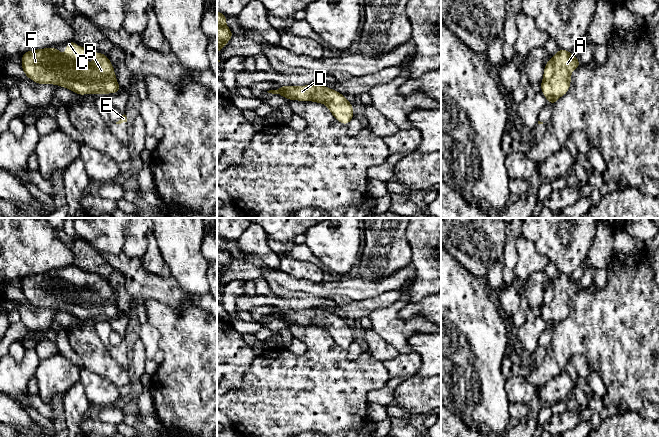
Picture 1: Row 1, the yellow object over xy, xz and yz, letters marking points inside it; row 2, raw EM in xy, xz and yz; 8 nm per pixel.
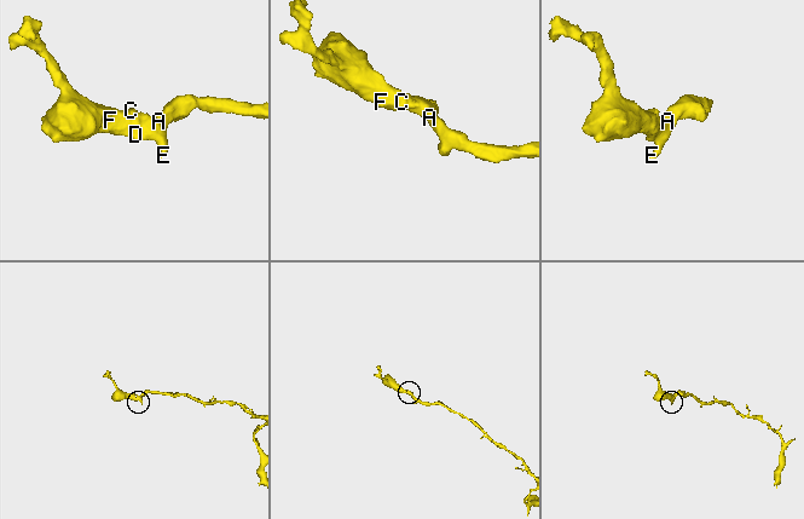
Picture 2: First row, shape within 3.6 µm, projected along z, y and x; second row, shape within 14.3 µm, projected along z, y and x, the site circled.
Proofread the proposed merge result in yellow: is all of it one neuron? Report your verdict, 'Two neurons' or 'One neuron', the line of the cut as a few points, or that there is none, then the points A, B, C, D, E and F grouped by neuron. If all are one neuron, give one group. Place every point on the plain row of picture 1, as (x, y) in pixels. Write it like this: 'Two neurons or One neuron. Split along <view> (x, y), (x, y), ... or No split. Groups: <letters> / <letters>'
One neuron. No split. Groups: A B C D E F

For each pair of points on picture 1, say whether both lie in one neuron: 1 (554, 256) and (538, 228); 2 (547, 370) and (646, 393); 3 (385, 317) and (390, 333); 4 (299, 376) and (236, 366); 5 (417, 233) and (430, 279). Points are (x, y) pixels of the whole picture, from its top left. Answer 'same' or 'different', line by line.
1: same
2: same
3: same
4: different
5: same

